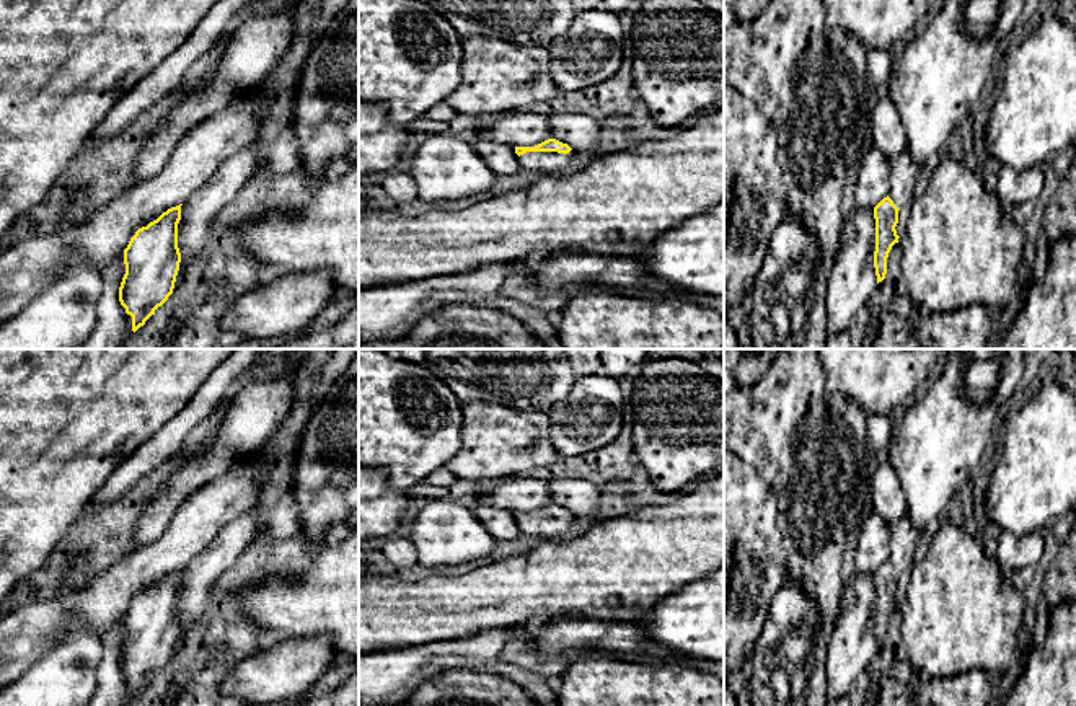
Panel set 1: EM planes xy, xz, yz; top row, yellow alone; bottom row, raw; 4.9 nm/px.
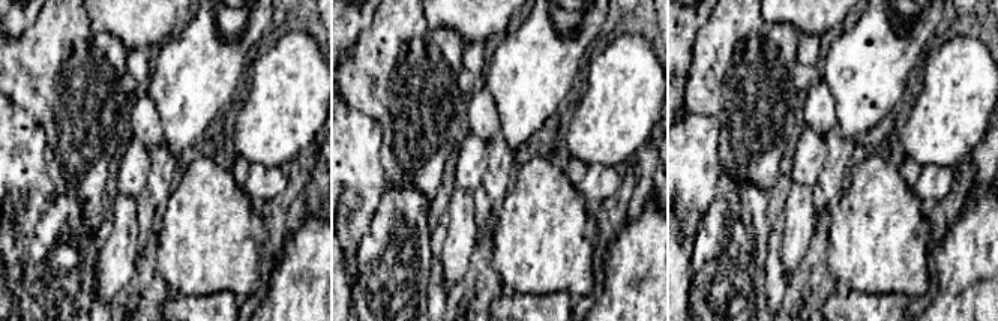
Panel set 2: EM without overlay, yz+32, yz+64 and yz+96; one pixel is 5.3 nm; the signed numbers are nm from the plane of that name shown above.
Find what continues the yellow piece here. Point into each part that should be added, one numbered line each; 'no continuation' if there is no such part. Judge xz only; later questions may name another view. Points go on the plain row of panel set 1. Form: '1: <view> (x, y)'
1: xz (538, 527)

